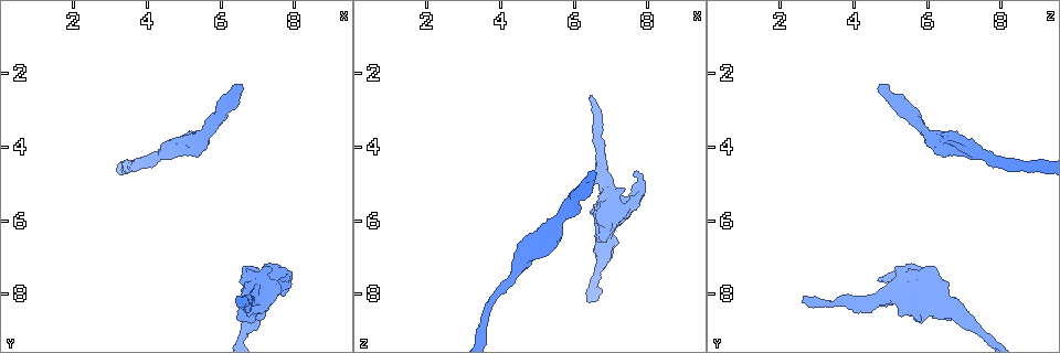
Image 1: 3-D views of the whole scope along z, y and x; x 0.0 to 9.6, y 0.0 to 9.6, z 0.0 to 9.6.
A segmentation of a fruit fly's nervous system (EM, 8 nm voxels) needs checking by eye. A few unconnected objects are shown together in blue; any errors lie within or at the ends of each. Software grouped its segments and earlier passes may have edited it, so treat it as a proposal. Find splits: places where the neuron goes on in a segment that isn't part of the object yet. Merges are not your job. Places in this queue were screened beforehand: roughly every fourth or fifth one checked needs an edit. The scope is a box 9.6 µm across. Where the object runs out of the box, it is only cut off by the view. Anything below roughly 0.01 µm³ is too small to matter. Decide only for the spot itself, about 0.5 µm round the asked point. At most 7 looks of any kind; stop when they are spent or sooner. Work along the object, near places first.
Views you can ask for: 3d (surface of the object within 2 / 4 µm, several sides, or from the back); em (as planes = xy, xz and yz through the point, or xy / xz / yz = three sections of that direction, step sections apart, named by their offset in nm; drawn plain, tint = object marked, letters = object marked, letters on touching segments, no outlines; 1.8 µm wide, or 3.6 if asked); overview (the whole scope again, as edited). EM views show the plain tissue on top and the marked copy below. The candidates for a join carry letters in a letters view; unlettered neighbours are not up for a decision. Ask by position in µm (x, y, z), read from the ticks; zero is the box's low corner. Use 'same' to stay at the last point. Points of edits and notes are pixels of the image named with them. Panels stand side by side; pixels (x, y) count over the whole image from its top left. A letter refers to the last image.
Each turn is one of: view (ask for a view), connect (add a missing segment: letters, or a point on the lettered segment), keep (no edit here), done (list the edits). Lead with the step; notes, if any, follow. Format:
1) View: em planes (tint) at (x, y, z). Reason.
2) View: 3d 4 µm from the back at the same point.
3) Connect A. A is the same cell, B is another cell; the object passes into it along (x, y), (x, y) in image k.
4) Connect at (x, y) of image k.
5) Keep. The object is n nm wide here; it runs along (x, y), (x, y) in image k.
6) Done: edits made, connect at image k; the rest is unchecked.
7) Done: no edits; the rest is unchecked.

View: em planes (letters) at (6.40, 8.15, 2.65). End of a long branch.

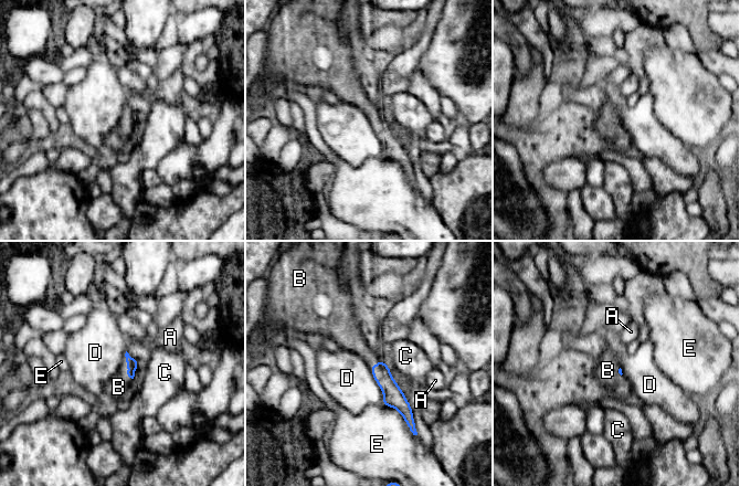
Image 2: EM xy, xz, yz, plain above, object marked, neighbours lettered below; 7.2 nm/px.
Connect B. The longest contact is with D, 280 nm; B is the same cell, A, C, D and E are other cells; the object passes into it along (131, 362), (128, 368), (118, 387) in image 2; the neuron continues.

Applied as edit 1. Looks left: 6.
View: overview. See it whole again.

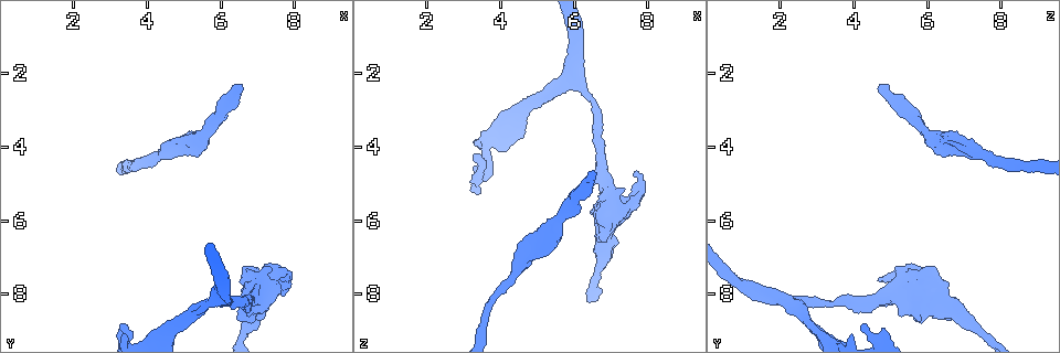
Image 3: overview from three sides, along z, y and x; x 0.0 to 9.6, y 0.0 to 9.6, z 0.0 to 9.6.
View: em planes (letters) at (7.65, 7.50, 4.70). Branch stops here.

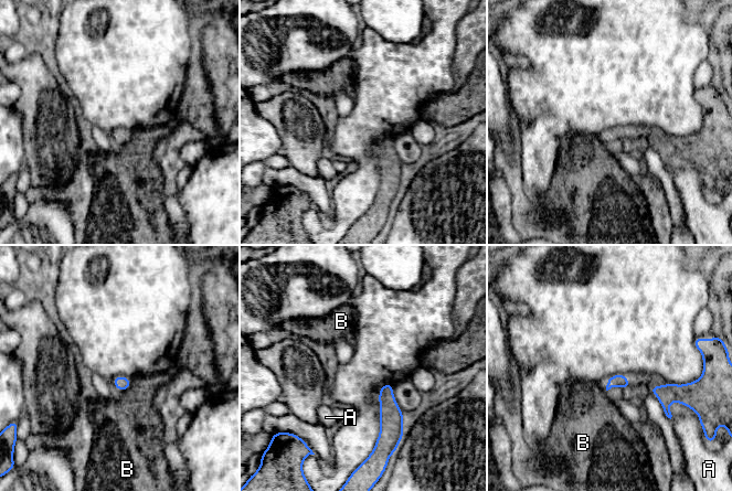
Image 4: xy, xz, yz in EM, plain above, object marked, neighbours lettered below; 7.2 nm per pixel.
Keep. A and B are other cells; a border runs along (130, 384), (122, 392) in image 4; no lettered segment goes on from it.

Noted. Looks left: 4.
View: 3d 4 µm at (6.60, 2.30, 4.70). Thick end.

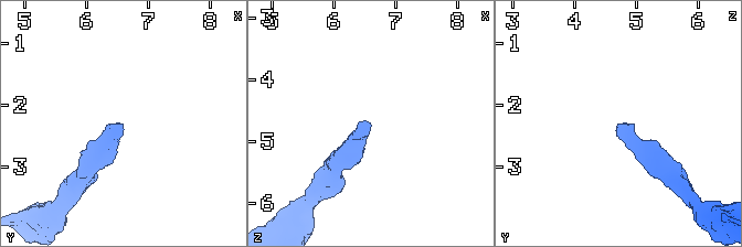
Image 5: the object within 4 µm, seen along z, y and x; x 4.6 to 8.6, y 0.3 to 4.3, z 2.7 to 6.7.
View: em xz step 4 (letters) at (6.55, 2.30, 4.65).

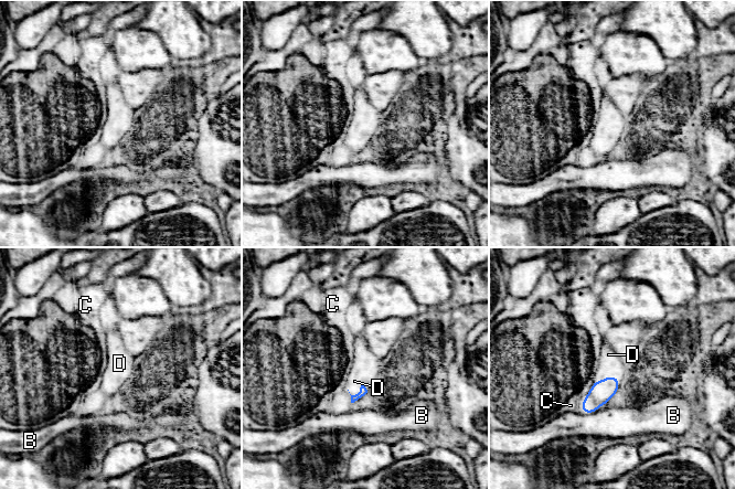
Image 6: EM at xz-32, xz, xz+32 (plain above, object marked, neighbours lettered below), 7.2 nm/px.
View: em planes (letters) at the same point.

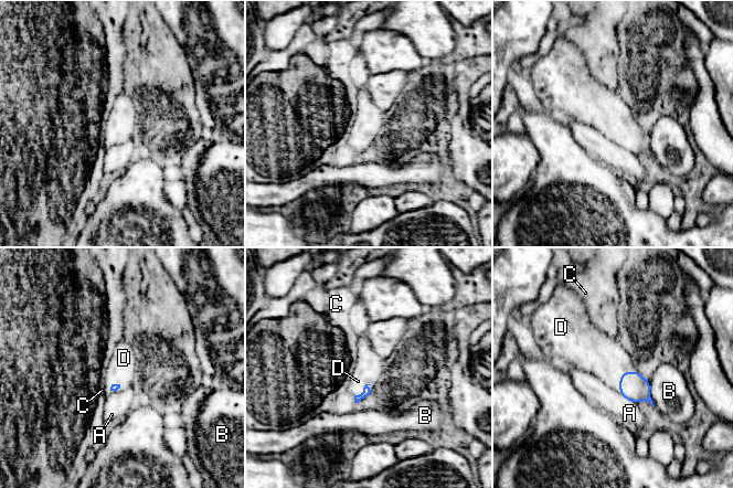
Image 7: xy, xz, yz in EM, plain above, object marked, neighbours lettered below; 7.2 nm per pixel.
Connect D. D is the same cell, A, B and C are other cells; the object passes into it along (367, 391), (362, 392), (358, 381) in image 7; the neuron continues.

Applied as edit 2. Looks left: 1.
Done: edits made, connect at image 2, connect at image 7; the rest is unchecked.

